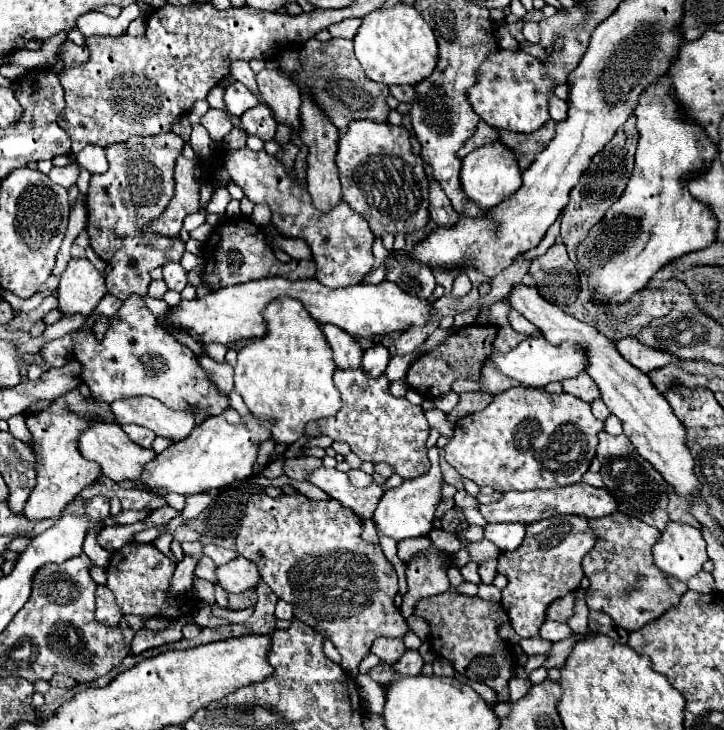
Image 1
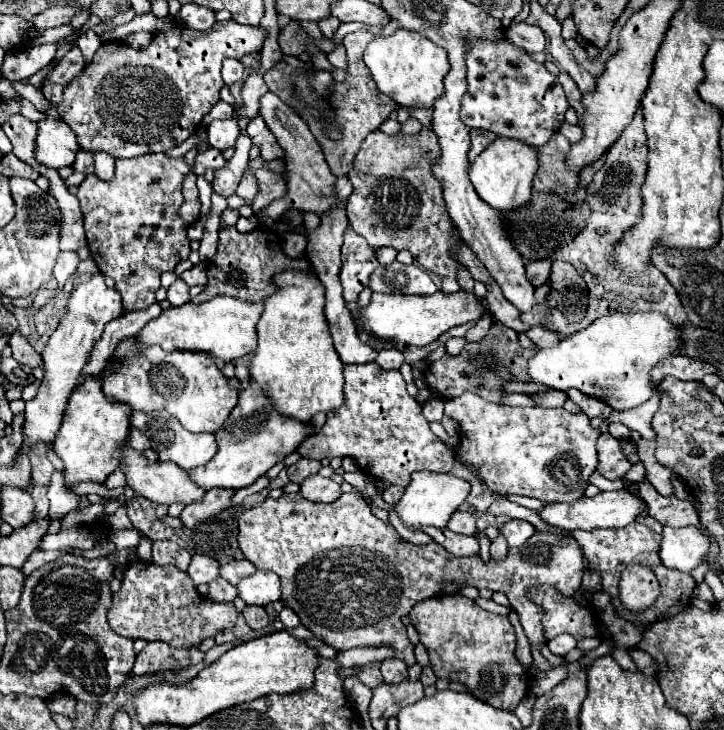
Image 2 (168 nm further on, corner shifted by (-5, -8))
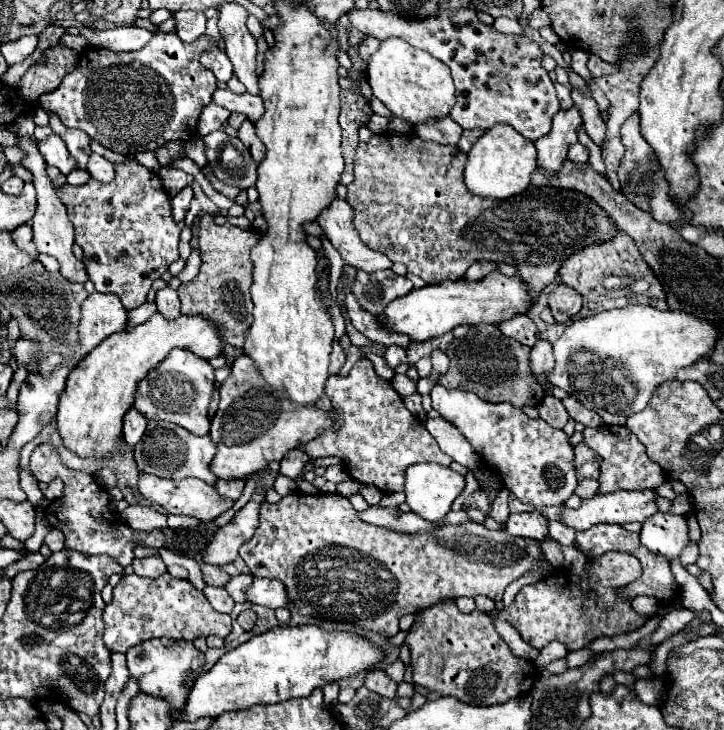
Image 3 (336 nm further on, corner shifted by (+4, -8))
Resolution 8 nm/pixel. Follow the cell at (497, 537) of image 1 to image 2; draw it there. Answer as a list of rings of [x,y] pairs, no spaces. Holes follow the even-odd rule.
[[[509,520],[501,526],[501,532],[507,540],[507,546],[517,548],[517,546],[525,544],[535,534],[535,528],[533,528],[533,524],[525,522],[525,520]]]

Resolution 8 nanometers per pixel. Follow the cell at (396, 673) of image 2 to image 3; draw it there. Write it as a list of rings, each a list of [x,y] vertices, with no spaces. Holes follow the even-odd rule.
[[[370,670],[364,678],[364,686],[384,698],[396,698],[396,684],[386,676],[384,670]]]

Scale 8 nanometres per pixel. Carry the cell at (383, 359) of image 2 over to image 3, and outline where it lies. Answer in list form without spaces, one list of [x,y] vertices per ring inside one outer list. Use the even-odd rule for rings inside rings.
[[[390,346],[390,348],[386,350],[384,358],[386,358],[386,362],[388,362],[392,368],[396,368],[398,364],[408,364],[406,350],[404,350],[404,348],[400,348],[400,346]]]

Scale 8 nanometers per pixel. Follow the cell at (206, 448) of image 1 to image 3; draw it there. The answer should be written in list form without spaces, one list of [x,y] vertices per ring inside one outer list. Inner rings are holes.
[[[242,354],[234,360],[230,376],[220,384],[220,404],[210,432],[218,448],[212,472],[224,480],[248,478],[264,470],[272,460],[282,460],[292,448],[314,440],[332,424],[334,418],[330,412],[316,406],[292,404],[282,390],[272,388],[262,378],[254,360]]]

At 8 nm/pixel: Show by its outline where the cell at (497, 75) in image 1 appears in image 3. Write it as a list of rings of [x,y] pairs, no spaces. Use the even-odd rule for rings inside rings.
[[[354,8],[346,16],[352,26],[366,36],[374,36],[380,42],[388,38],[402,38],[410,46],[422,48],[442,60],[452,70],[456,84],[456,104],[450,116],[462,128],[488,130],[502,122],[510,124],[532,142],[550,132],[552,118],[560,110],[560,102],[548,72],[542,68],[544,52],[532,38],[502,34],[484,24],[470,8],[440,10],[422,20],[406,20],[394,12],[370,8]]]

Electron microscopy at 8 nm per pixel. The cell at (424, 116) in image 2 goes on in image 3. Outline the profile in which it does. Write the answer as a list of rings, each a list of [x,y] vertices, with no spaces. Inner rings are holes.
[[[448,116],[438,124],[416,126],[416,136],[376,134],[366,144],[358,144],[354,156],[354,182],[348,186],[346,200],[356,212],[354,226],[360,232],[360,238],[364,240],[366,246],[386,254],[392,262],[406,264],[408,272],[420,276],[426,284],[460,280],[464,278],[466,270],[480,260],[506,262],[512,264],[520,272],[520,276],[530,284],[532,298],[538,298],[542,290],[556,280],[558,270],[568,256],[572,256],[574,252],[586,246],[608,242],[616,236],[618,230],[614,228],[606,212],[594,200],[574,190],[562,190],[552,186],[540,186],[540,188],[528,186],[526,192],[520,192],[512,198],[498,200],[498,202],[470,194],[470,190],[464,184],[466,154],[462,154],[456,148],[460,134],[462,128]],[[444,230],[446,230],[448,262],[444,262]]]

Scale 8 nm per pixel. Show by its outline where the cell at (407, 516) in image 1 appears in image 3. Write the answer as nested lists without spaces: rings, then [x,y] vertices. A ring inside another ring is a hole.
[[[412,464],[406,470],[406,504],[428,522],[442,522],[464,486],[464,476],[450,468]]]

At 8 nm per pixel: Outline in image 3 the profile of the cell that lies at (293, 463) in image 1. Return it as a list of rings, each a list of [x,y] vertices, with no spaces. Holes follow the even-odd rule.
[[[294,448],[294,450],[290,450],[290,452],[282,458],[282,462],[280,462],[280,472],[282,472],[284,476],[288,476],[288,478],[296,478],[298,474],[302,474],[302,468],[304,468],[304,464],[306,464],[308,460],[310,460],[310,458],[308,458],[308,454],[306,454],[304,450]]]

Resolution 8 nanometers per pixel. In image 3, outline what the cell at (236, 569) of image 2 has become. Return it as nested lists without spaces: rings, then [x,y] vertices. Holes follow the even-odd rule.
[[[238,574],[230,578],[230,584],[226,584],[226,592],[232,596],[234,602],[246,602],[246,590],[250,588],[250,582],[252,582],[252,576]]]

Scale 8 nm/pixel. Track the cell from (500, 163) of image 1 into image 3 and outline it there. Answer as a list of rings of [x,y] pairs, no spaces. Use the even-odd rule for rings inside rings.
[[[496,124],[484,132],[482,138],[468,152],[468,164],[464,170],[466,186],[472,194],[482,198],[504,200],[514,194],[520,194],[528,188],[532,172],[536,170],[536,148],[532,140],[522,138],[512,126]]]

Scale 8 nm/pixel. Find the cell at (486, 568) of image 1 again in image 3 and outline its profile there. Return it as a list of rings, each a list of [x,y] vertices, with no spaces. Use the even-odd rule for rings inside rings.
[[[502,488],[498,494],[496,494],[496,498],[494,498],[494,502],[492,502],[492,510],[490,510],[490,516],[494,518],[494,520],[498,520],[498,522],[504,522],[506,518],[508,518],[508,496],[510,496],[510,492],[506,490],[506,488]]]

